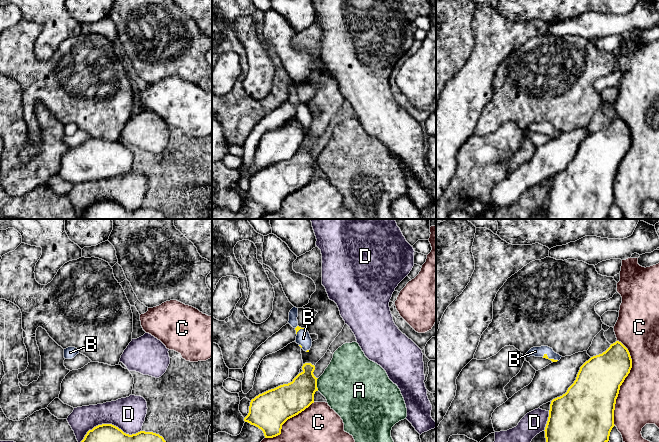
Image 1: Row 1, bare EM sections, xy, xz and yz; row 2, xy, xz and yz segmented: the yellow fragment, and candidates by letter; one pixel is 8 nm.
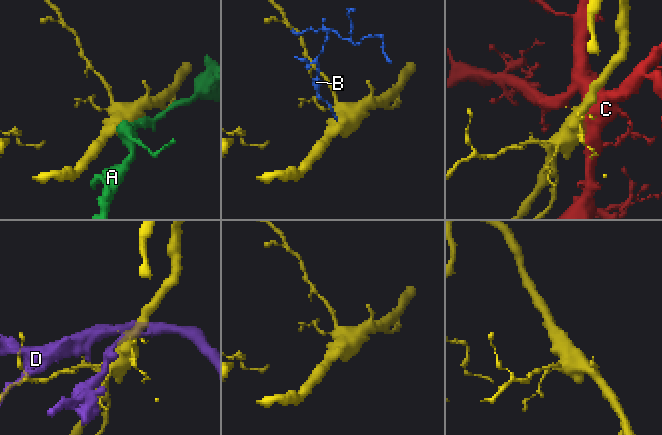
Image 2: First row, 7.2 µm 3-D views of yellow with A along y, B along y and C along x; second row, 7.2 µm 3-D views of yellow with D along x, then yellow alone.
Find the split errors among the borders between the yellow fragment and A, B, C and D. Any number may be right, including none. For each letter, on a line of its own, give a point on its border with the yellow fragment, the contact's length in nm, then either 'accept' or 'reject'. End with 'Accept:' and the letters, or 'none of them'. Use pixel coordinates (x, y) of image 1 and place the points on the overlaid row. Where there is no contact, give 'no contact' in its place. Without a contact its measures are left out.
A: xz (316, 384) | 100 nm | reject
B: yz (550, 359) | 140 nm | accept
C: yz (622, 382) | 700 nm | reject
D: yz (547, 421) | 170 nm | reject
Accept: B

